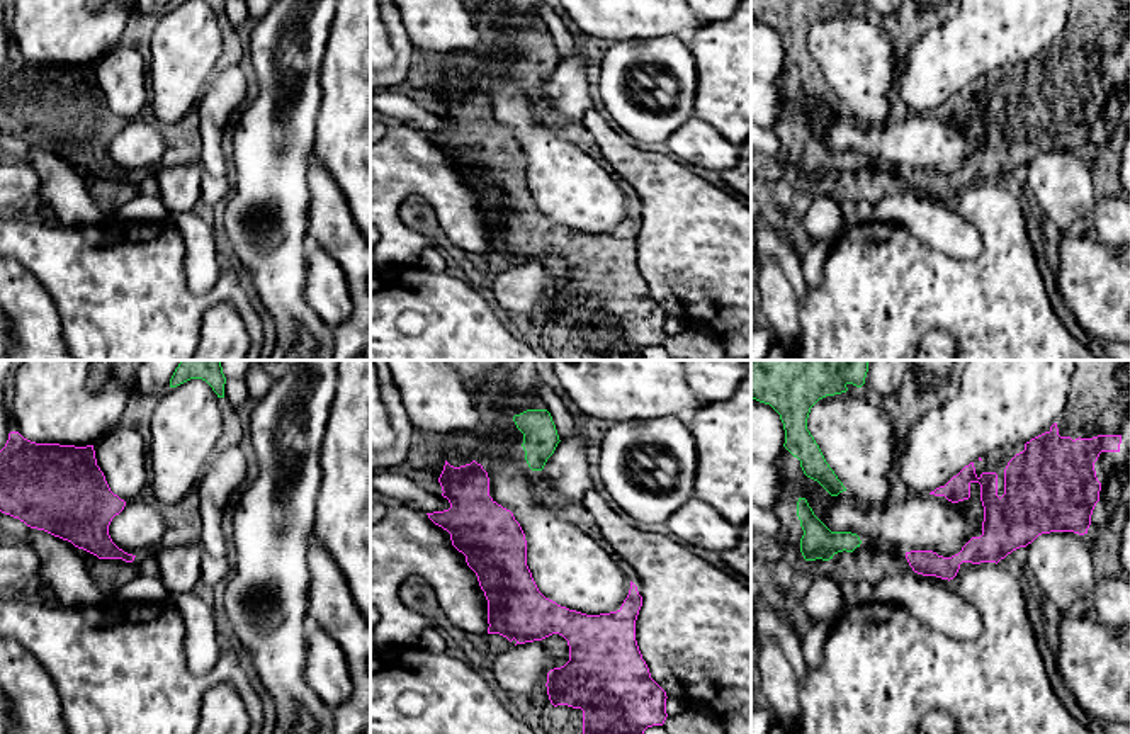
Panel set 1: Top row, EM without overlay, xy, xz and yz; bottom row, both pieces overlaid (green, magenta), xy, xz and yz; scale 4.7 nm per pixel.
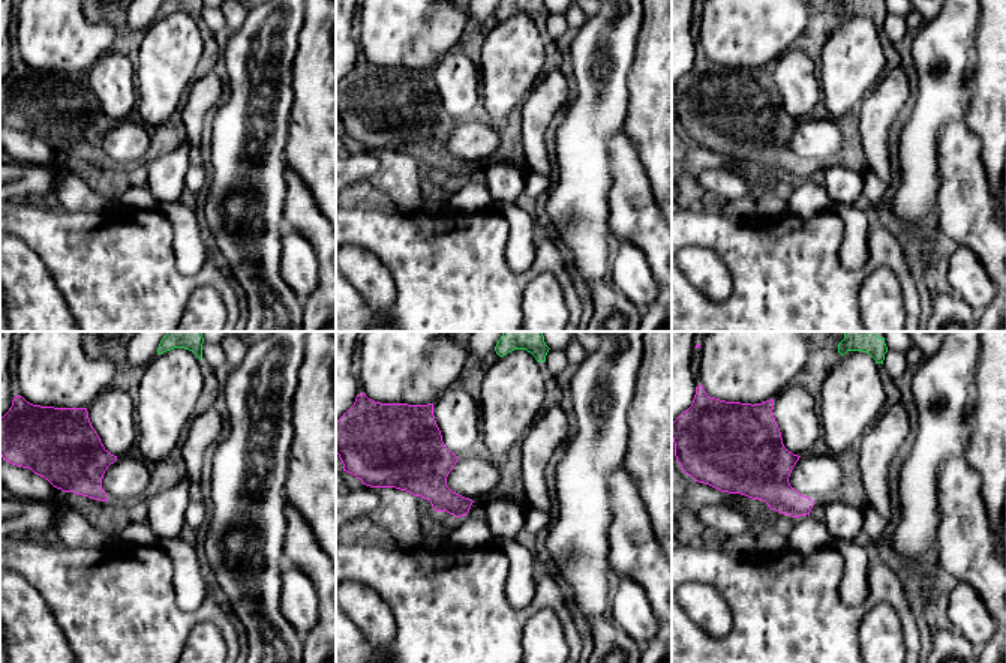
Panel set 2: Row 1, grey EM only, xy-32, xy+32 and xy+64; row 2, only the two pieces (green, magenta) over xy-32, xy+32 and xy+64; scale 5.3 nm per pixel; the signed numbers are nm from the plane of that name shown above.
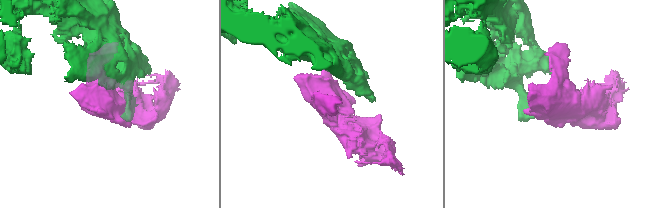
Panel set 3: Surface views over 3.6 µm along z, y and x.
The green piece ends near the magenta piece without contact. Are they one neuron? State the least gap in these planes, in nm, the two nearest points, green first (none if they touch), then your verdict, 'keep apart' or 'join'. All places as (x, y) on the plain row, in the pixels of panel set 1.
gap 190 nm; span xz (525, 79), (486, 92); join

